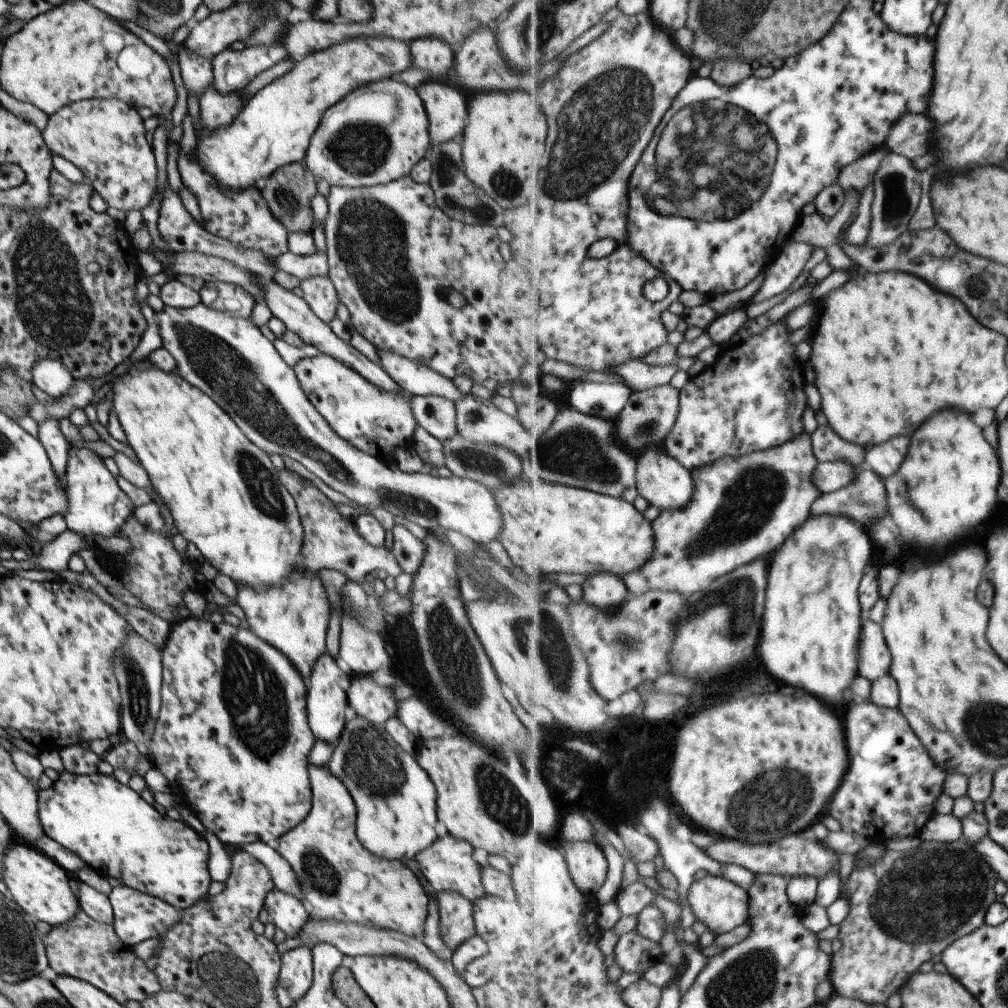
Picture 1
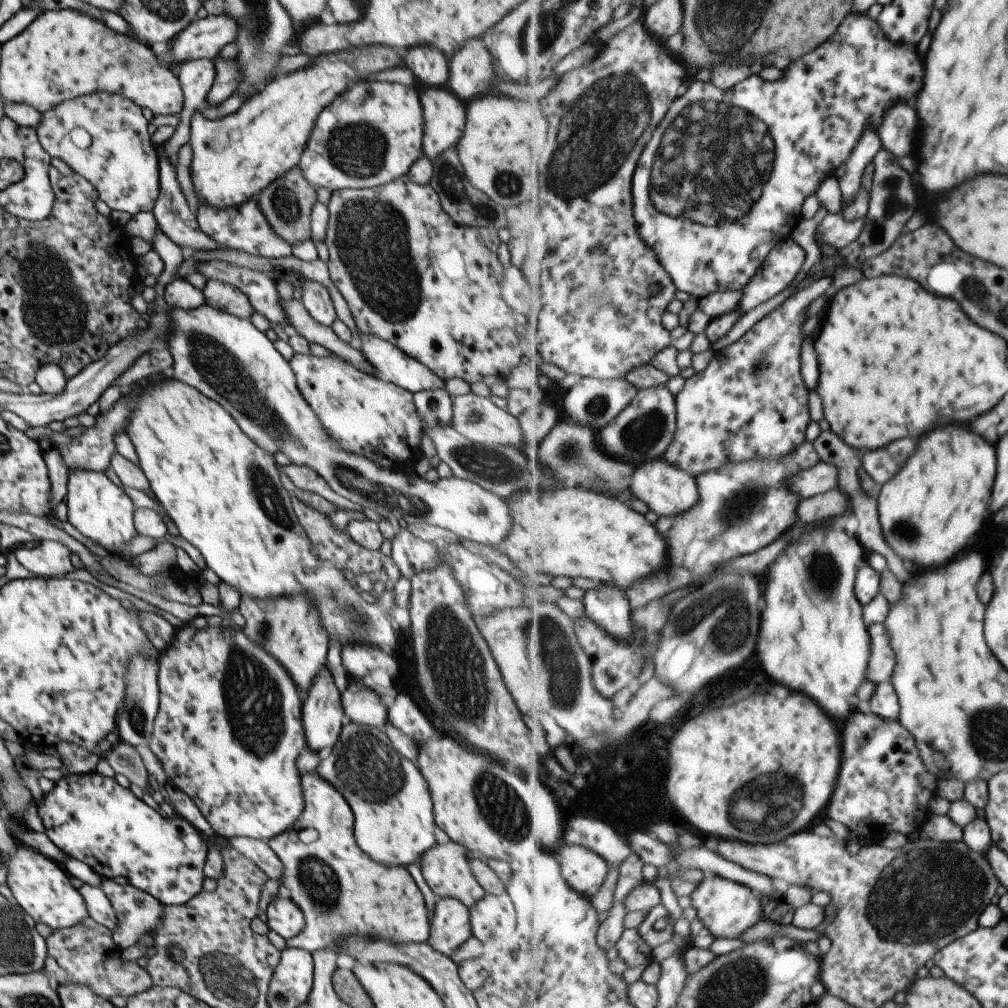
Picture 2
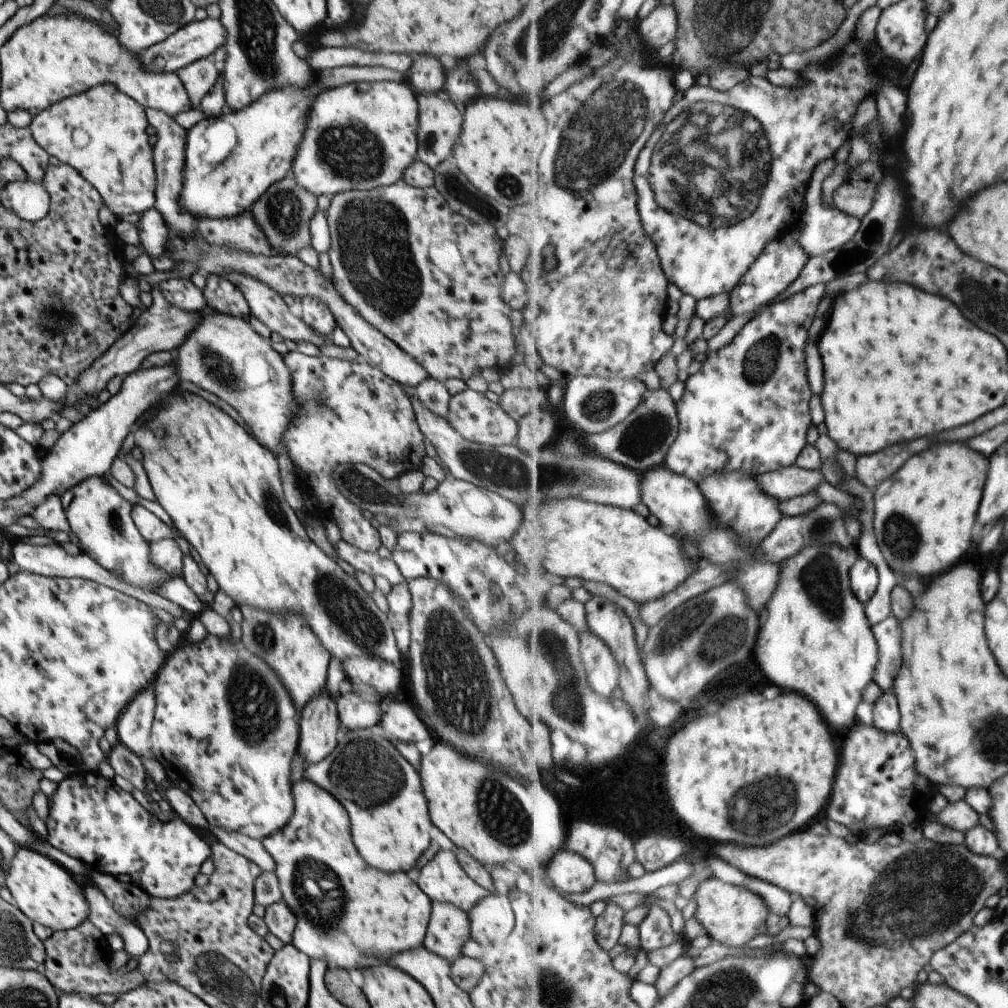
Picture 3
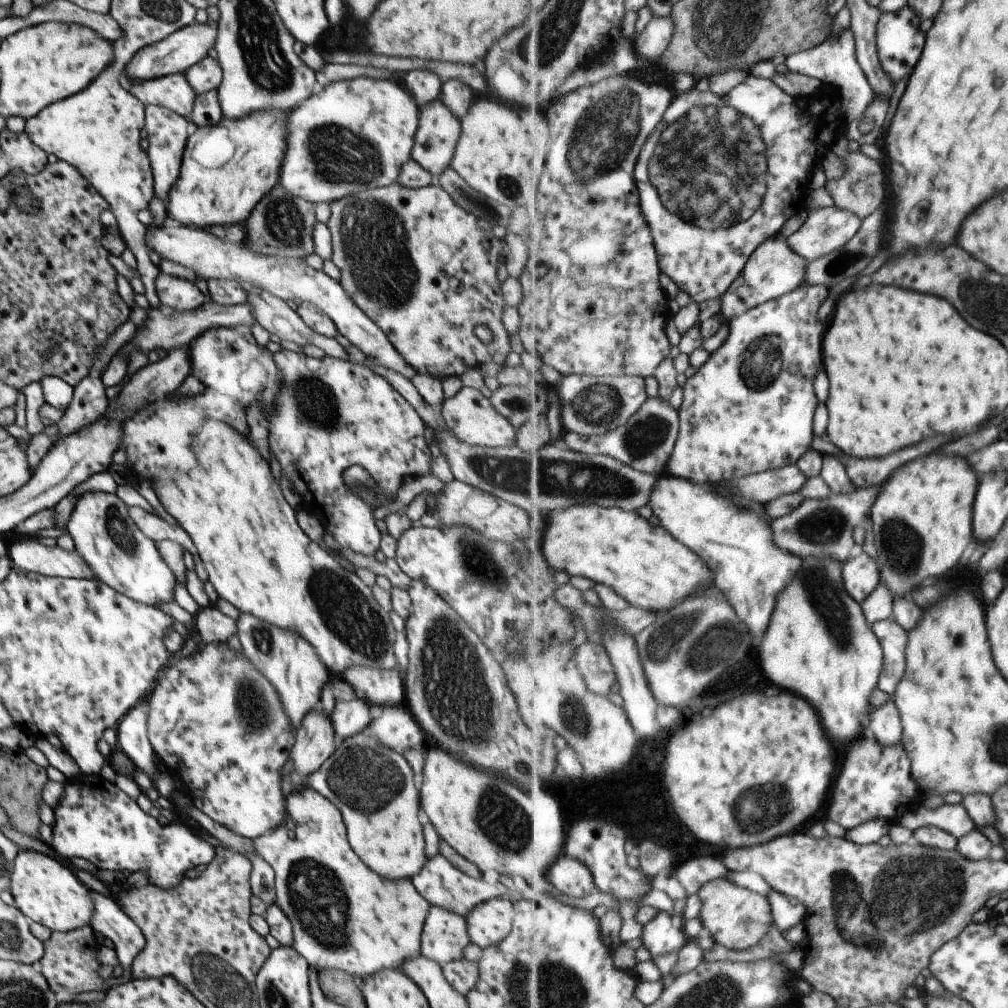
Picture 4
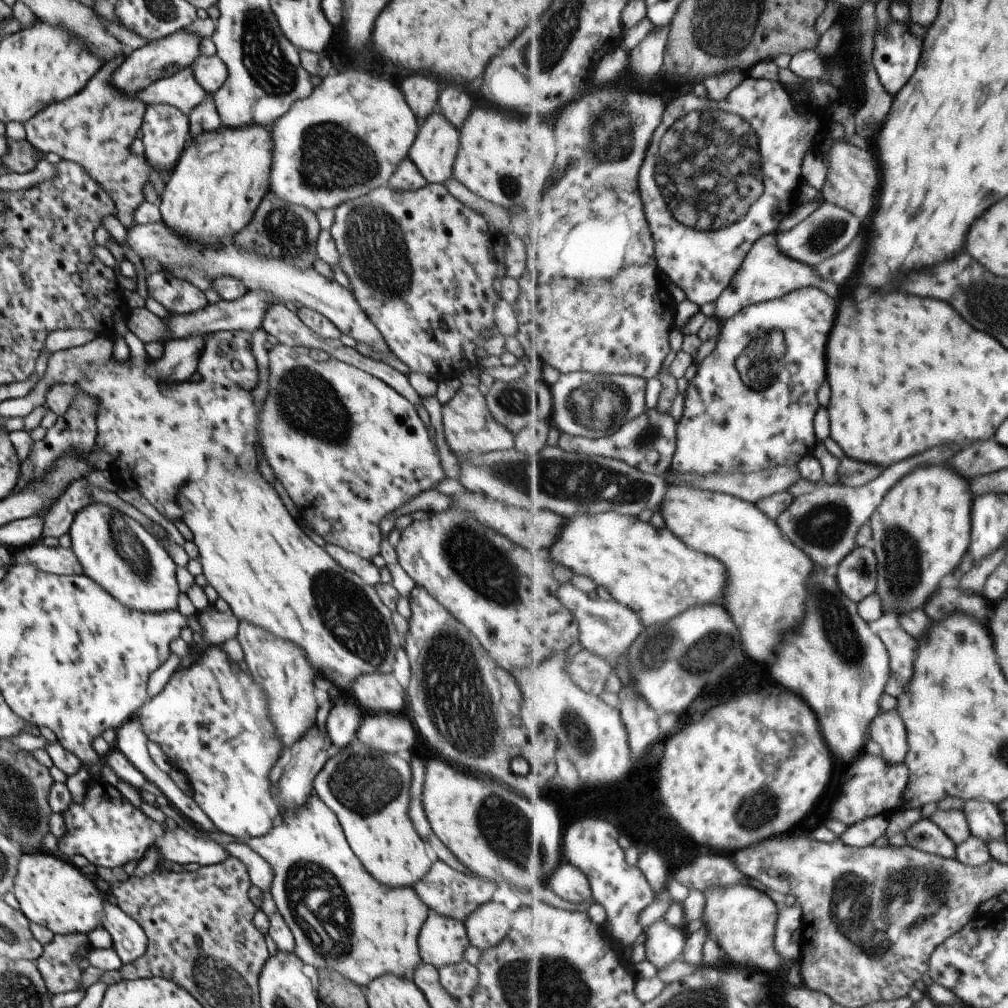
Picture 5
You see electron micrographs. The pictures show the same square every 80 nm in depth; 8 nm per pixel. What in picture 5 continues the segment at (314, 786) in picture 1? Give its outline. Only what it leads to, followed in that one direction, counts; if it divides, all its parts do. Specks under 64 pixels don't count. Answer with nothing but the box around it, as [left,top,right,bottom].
[243,795,428,988]

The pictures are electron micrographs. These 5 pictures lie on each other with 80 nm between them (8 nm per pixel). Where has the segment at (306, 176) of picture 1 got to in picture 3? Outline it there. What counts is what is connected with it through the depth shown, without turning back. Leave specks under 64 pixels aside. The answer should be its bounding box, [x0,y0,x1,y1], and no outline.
[251,173,316,255]

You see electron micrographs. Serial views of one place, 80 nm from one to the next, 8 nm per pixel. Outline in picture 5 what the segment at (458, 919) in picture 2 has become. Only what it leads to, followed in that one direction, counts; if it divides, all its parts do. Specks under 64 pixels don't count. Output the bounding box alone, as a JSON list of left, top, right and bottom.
[417,912,469,969]

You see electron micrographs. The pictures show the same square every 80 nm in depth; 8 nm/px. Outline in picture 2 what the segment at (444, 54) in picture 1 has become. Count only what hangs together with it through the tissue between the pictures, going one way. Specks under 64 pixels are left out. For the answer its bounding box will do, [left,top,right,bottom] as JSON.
[405,46,448,87]

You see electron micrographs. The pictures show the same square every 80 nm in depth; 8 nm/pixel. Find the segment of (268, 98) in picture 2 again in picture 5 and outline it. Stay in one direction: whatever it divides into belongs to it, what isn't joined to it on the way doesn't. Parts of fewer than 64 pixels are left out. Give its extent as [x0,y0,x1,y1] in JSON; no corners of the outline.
[157,124,271,248]

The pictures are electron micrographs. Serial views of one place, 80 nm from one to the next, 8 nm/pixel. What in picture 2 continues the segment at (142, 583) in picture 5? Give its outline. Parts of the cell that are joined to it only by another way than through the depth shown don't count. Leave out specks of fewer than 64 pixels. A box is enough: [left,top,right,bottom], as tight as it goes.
[66,469,136,557]

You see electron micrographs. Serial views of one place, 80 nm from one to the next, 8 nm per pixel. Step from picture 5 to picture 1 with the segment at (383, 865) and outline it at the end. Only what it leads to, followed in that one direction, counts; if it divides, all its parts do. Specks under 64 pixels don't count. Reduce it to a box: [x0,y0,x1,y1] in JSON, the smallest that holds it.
[325,705,436,860]

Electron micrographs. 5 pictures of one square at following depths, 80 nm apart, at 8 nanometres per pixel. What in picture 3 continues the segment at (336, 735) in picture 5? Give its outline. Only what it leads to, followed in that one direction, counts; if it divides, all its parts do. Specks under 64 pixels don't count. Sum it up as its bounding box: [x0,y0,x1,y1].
[337,692,380,729]

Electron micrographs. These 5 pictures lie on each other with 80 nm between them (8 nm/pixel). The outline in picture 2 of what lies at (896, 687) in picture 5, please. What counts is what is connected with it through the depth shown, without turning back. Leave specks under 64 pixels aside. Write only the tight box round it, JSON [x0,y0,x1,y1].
[866,624,898,685]

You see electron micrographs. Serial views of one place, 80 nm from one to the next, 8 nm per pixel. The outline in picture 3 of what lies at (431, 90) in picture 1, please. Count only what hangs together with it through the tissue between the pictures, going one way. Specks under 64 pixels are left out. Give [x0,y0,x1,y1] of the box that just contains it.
[414,92,462,168]

